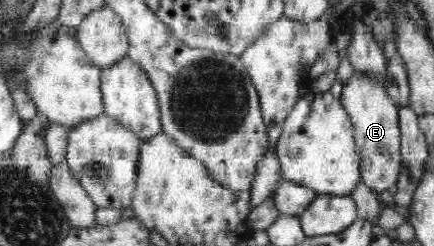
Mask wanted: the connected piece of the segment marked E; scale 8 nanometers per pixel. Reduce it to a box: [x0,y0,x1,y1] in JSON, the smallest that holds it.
[339,74,402,194]

